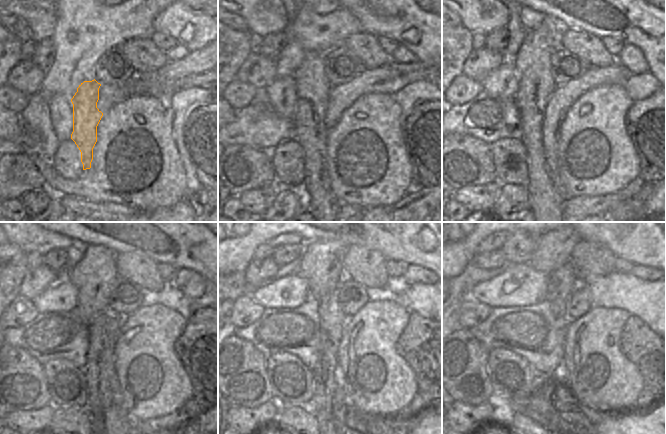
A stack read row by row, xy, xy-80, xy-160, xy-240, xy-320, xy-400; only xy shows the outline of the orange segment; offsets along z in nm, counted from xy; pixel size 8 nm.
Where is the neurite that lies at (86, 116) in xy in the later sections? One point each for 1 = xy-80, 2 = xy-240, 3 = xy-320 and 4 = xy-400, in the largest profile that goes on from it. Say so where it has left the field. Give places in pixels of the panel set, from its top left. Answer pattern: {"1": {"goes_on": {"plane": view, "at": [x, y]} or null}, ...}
{"1": {"goes_on": {"plane": "xy-80", "at": [312, 88]}}, "2": {"goes_on": {"plane": "xy-240", "at": [94, 274]}}, "3": {"goes_on": {"plane": "xy-320", "at": [321, 264]}}, "4": {"goes_on": {"plane": "xy-400", "at": [554, 248]}}}

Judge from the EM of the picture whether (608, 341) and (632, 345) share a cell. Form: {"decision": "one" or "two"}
{"decision": "two"}

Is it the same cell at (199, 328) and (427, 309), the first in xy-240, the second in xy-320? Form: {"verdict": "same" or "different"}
{"verdict": "different"}

